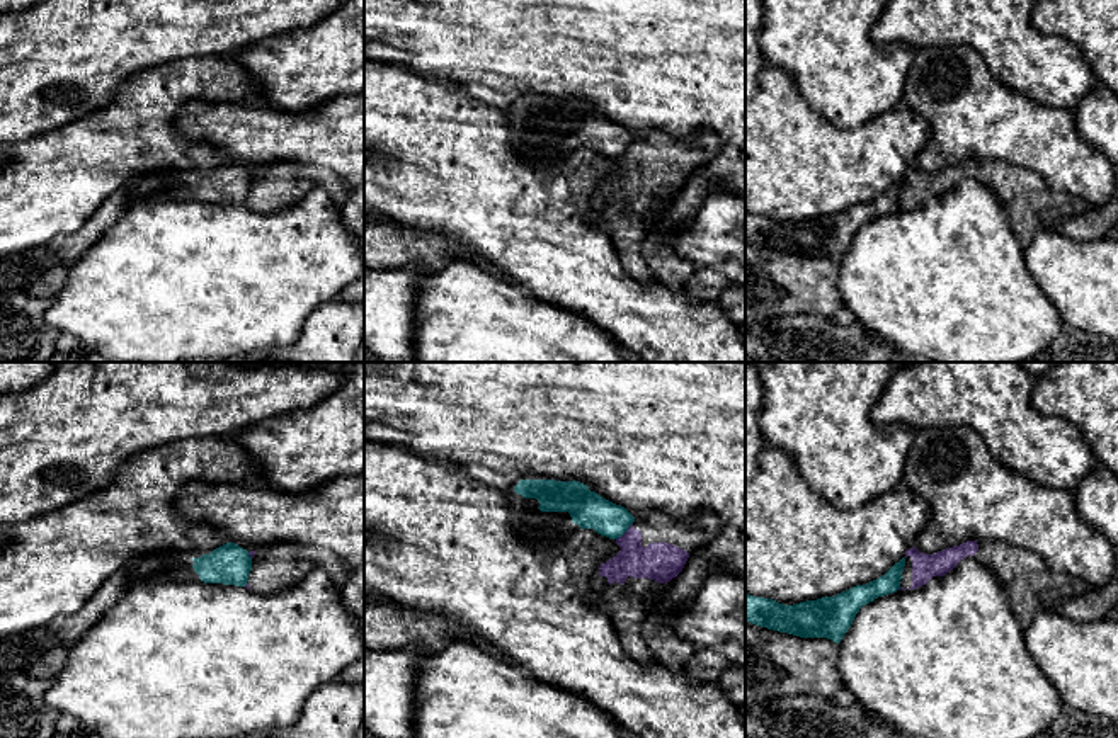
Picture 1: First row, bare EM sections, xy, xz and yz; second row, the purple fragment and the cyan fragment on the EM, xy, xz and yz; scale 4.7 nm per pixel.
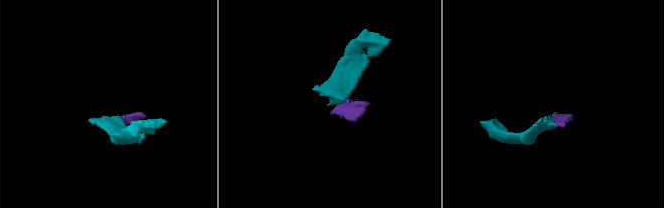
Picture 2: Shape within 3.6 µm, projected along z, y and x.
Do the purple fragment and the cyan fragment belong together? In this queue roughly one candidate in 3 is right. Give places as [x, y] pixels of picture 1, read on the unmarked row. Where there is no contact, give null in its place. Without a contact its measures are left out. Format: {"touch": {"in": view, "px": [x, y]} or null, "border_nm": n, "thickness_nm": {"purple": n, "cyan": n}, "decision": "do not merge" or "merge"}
{"touch": {"in": "xz", "px": [627, 150]}, "border_nm": 120, "thickness_nm": {"purple": 190, "cyan": 170}, "decision": "do not merge"}

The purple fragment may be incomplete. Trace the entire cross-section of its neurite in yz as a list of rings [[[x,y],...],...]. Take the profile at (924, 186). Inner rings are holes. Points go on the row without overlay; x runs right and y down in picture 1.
[[[967,160],[934,173],[910,167],[905,170],[898,209],[919,207],[933,196],[951,190],[967,175],[995,192],[1016,236],[1024,245],[1040,231],[1053,230],[1065,218],[1089,211],[1082,199],[1050,189],[1038,173],[997,160]]]

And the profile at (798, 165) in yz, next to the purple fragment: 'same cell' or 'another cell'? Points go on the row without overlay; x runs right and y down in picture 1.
another cell

